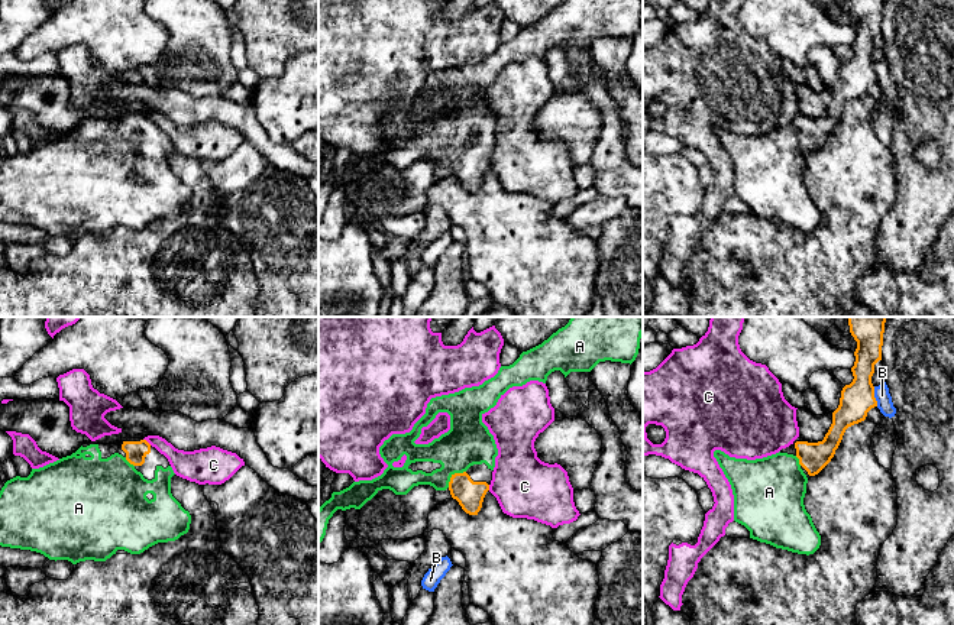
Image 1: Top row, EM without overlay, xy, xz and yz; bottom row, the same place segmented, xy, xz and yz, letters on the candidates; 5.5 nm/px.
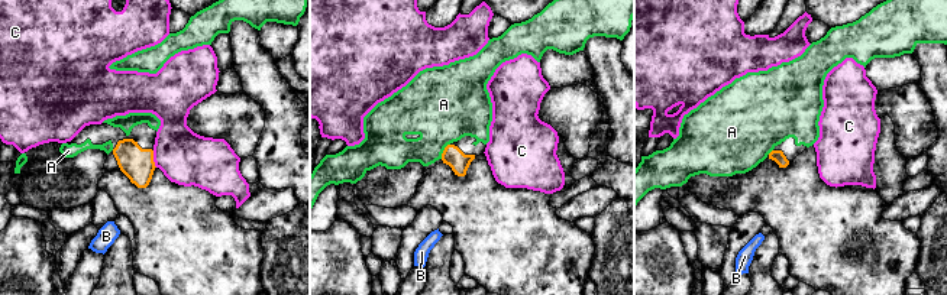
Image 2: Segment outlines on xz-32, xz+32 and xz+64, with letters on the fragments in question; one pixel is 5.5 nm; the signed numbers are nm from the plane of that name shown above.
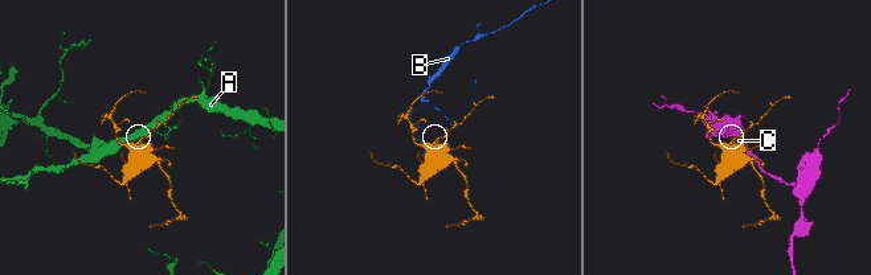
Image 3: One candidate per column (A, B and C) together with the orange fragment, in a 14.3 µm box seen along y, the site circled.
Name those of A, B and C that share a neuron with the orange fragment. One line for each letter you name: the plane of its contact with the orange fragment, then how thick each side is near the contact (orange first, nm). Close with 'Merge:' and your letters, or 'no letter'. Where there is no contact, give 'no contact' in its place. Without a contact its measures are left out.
A: xz | 150/260 nm
Merge: A

